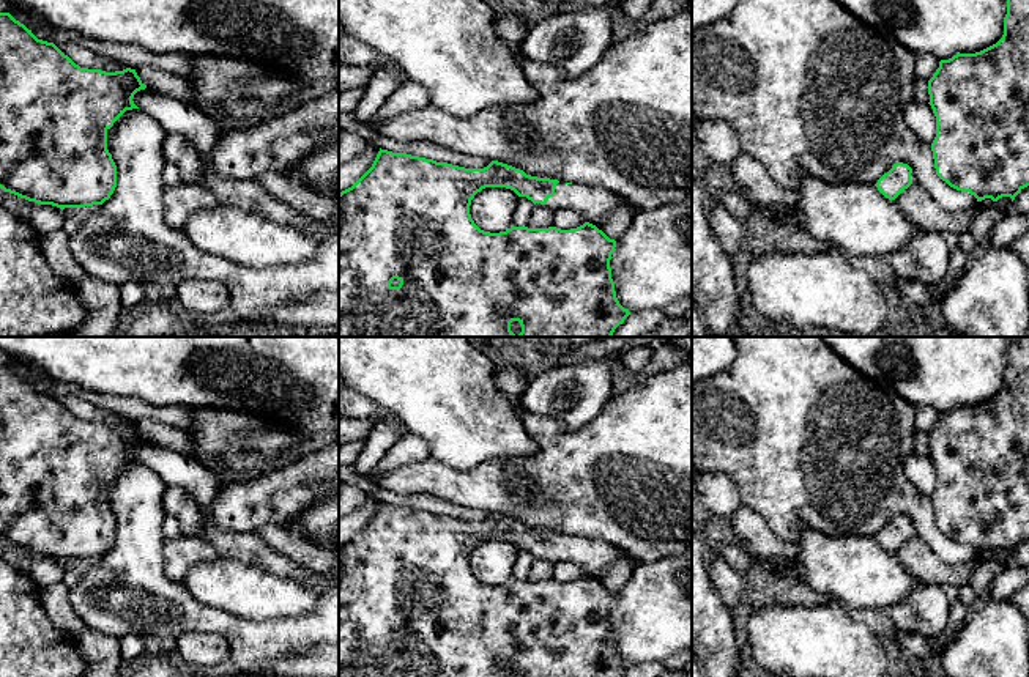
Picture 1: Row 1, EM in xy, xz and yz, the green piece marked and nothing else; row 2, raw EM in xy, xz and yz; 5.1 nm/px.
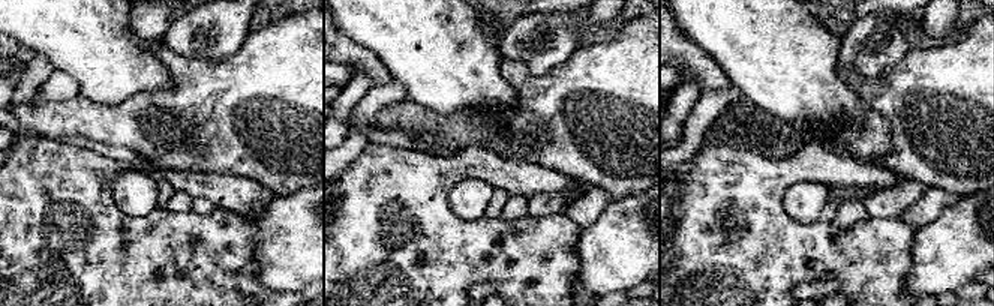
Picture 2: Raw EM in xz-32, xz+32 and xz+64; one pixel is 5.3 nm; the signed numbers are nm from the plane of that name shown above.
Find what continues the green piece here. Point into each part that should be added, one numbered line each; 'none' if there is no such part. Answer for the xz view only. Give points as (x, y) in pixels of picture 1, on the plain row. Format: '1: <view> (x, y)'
1: xz (594, 556)

